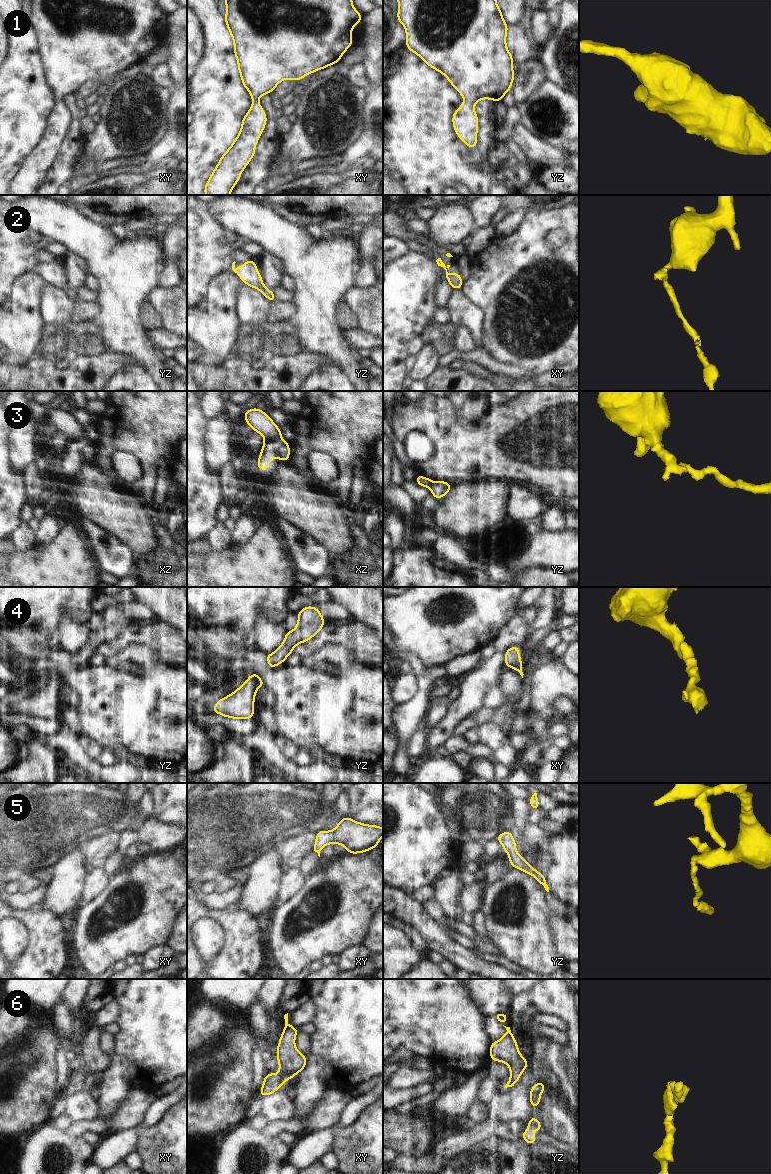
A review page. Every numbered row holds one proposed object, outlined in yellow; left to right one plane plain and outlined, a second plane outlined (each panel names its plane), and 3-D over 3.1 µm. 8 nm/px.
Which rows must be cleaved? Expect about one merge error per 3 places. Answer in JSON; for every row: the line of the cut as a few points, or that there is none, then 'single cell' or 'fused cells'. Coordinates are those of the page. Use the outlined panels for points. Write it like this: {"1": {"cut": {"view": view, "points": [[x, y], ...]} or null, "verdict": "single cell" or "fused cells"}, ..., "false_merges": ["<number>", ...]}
{"1": {"cut": null, "verdict": "single cell"}, "2": {"cut": null, "verdict": "single cell"}, "3": {"cut": {"view": "xz", "points": [[280, 437], [265, 442]]}, "verdict": "fused cells"}, "4": {"cut": null, "verdict": "single cell"}, "5": {"cut": null, "verdict": "single cell"}, "6": {"cut": null, "verdict": "single cell"}, "false_merges": ["3"]}

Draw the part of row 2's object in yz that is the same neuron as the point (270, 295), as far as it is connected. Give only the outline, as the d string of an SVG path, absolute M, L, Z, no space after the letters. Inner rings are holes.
M249 259L246 263L242 264L241 268L235 268L235 261L232 263L232 270L246 283L249 287L258 289L268 300L277 301L273 291L266 288L262 282L262 276L258 273L257 265L253 259Z

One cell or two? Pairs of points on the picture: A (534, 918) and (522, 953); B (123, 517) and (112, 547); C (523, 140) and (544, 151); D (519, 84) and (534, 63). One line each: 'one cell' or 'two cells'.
A: one cell
B: two cells
C: one cell
D: one cell

